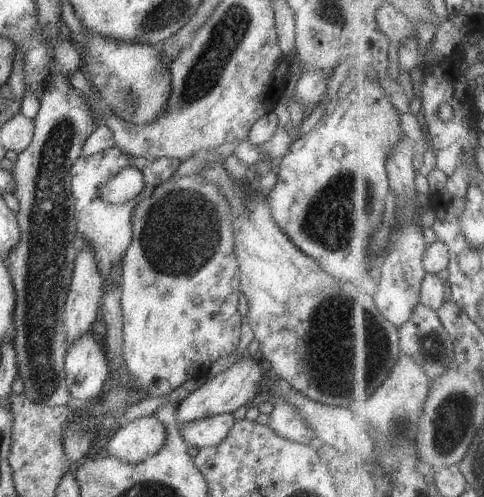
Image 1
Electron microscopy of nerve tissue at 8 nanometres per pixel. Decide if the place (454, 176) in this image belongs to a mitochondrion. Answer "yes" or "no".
no

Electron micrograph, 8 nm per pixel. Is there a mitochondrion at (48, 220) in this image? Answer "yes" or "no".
yes

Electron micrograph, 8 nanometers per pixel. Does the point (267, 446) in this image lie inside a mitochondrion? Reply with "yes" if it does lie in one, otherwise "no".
no

